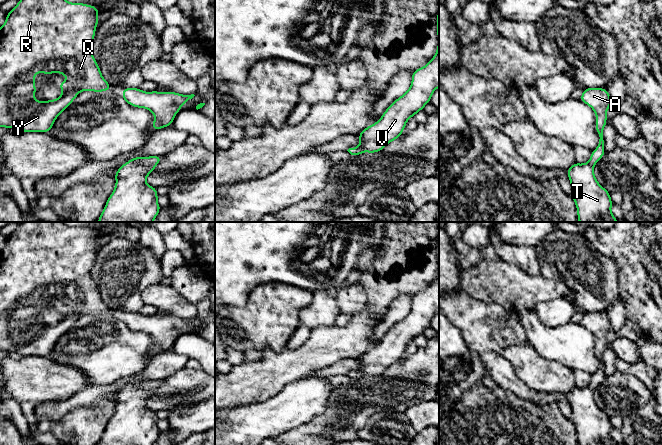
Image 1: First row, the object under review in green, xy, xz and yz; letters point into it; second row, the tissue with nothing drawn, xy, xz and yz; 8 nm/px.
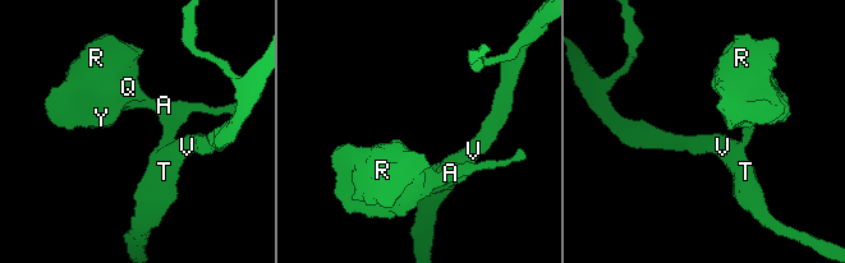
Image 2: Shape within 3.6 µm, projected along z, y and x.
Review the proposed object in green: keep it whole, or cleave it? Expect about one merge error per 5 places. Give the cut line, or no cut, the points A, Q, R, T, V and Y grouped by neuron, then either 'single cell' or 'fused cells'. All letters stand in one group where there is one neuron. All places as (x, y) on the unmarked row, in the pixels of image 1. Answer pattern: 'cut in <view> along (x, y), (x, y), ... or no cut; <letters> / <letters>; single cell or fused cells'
no cut; A Q R T V Y; single cell

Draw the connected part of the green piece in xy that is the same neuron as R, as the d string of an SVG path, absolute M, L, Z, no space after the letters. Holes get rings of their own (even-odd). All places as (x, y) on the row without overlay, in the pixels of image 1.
M22 222L0 252L0 350L22 356L49 356L58 341L81 315L109 315L111 309L103 302L92 276L99 235L96 230L70 227L64 222ZM37 297L61 297L67 303L59 308L63 315L59 322L48 325L34 323Z

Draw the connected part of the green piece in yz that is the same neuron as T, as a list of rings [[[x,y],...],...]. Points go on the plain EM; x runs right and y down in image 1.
[[[586,312],[580,324],[596,338],[595,353],[600,361],[598,371],[591,375],[587,387],[574,387],[567,395],[571,407],[571,421],[577,431],[579,445],[617,445],[611,436],[610,417],[595,402],[594,389],[604,380],[603,354],[607,346],[607,334],[612,325],[607,313]]]

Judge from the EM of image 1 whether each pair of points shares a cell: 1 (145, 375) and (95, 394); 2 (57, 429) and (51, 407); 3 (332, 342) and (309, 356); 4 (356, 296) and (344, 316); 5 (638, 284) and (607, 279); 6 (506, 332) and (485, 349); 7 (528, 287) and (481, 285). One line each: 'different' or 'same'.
1: same
2: different
3: same
4: same
5: different
6: same
7: same

